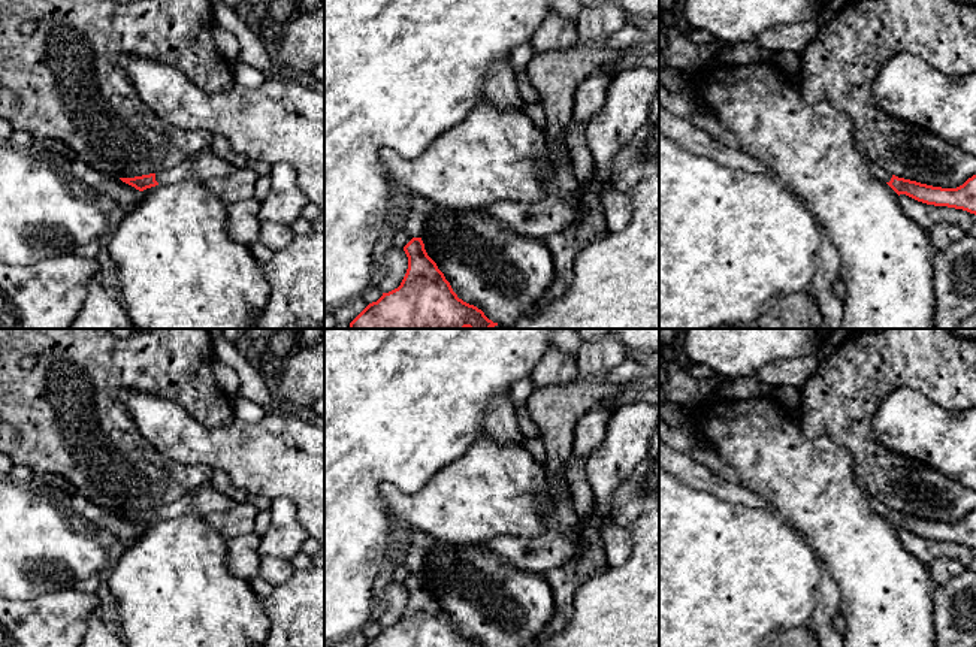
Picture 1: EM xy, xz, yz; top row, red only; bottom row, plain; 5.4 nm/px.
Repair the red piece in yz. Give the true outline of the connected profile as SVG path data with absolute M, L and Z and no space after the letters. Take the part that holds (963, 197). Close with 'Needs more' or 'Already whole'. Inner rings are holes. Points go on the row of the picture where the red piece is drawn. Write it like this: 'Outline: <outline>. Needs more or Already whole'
Outline: M868 163L870 173L886 182L898 196L906 194L918 202L963 209L976 215L976 175L957 188L942 188L891 175L876 163Z. Needs more

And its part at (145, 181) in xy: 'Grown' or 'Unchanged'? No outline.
Grown

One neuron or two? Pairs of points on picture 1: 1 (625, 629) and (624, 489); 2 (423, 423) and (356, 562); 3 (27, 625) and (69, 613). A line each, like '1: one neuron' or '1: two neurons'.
1: one neuron
2: one neuron
3: one neuron

